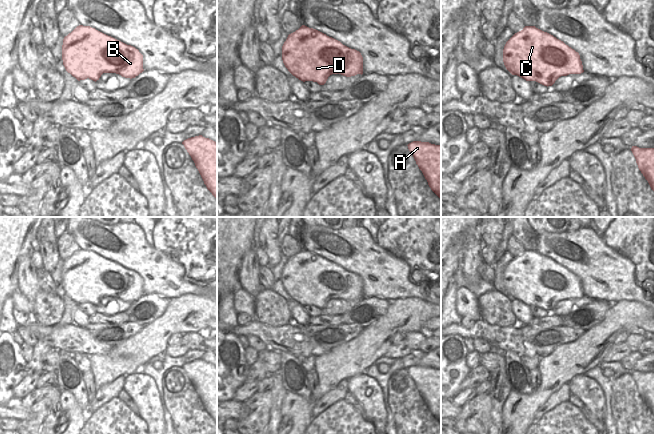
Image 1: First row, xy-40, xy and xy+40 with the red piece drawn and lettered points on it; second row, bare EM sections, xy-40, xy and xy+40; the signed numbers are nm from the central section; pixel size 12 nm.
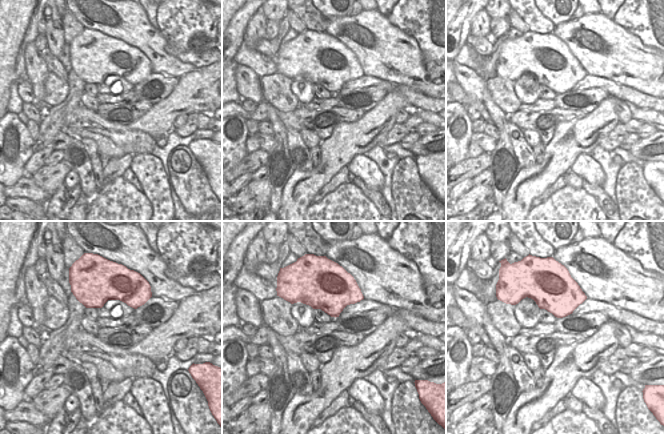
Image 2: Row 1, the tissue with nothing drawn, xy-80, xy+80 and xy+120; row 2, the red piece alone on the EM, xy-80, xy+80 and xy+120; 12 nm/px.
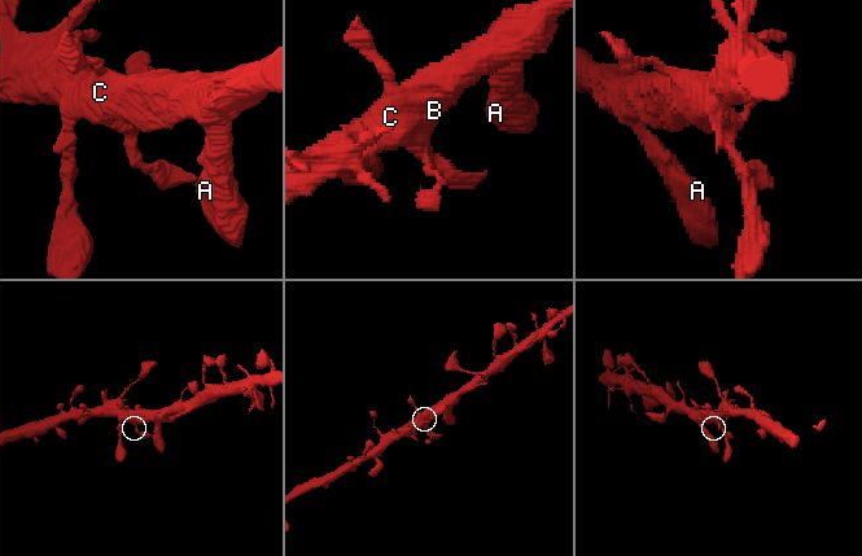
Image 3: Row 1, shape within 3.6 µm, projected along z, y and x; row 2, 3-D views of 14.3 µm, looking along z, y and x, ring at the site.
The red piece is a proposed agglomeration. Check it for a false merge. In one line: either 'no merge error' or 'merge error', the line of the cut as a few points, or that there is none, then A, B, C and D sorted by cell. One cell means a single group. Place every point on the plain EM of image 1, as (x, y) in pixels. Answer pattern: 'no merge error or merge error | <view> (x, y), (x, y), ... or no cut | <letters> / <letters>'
no merge error | no cut | A B C D

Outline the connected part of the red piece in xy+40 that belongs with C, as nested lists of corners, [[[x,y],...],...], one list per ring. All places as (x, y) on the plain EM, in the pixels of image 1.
[[[525,250],[506,266],[503,286],[512,299],[547,311],[561,300],[584,296],[578,276],[535,250]]]

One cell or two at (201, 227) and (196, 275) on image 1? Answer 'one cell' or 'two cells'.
one cell

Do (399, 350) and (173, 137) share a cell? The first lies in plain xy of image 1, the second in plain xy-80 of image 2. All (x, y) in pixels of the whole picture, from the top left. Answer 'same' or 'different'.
different

